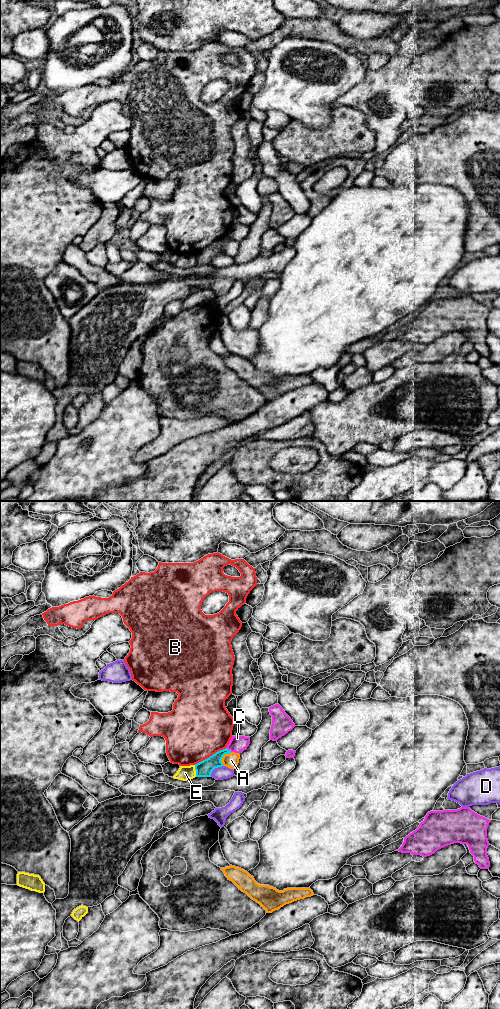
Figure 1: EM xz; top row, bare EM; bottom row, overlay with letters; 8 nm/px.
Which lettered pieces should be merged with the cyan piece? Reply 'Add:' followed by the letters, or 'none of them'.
Add: none of them

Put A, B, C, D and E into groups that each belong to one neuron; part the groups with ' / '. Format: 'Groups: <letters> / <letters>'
Groups: A / B / C / D / E

